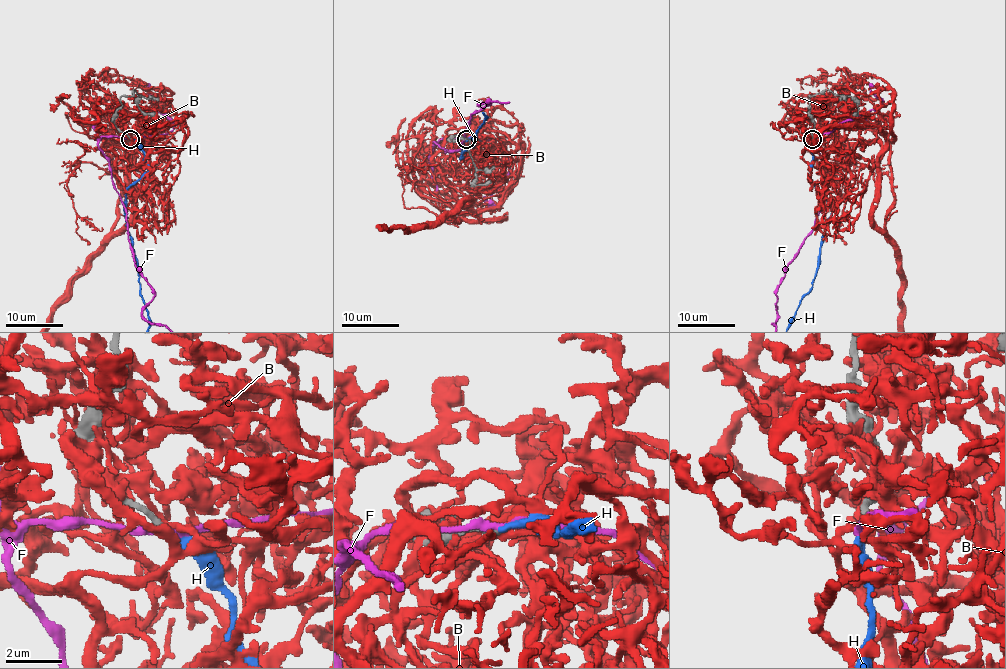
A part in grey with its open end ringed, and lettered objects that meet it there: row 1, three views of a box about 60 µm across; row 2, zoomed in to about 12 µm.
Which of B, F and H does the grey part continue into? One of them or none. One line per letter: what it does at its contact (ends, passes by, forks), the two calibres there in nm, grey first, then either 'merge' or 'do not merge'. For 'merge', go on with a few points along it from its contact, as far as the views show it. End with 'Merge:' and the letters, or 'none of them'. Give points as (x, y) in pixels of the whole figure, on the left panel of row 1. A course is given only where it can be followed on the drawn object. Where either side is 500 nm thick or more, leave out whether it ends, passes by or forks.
B: it forks there; 220 nm thick on the grey side, 190 nm on the other; do not merge
F: it passes by; 220 nm thick on the grey side, 280 nm on the other; do not merge
H: it ends there; 200 nm thick on the grey side, 220 nm on the other; merge
Merge: H

